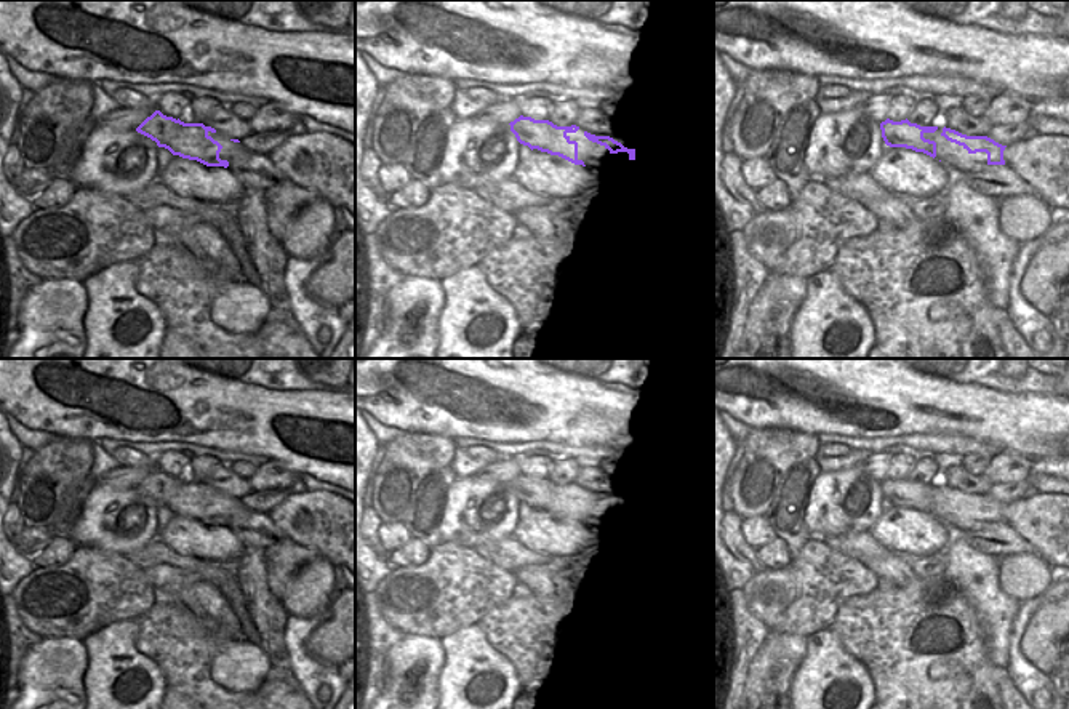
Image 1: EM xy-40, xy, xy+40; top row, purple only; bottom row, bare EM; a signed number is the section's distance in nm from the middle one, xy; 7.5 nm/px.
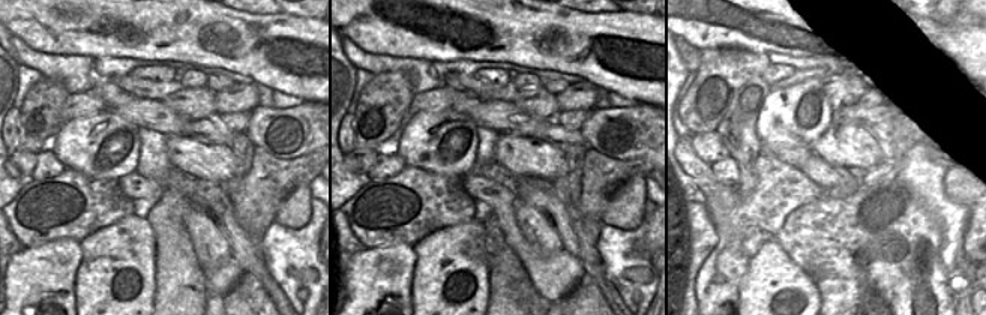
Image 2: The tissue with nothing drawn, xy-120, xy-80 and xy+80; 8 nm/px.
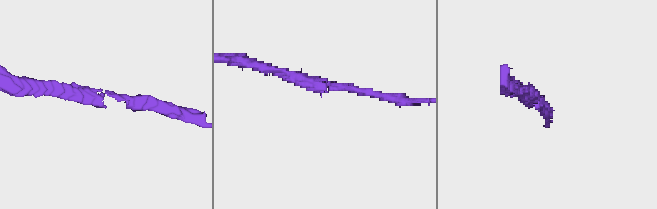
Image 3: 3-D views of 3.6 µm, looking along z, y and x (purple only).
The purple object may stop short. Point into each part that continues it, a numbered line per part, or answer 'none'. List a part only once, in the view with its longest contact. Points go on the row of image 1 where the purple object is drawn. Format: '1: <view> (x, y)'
none.

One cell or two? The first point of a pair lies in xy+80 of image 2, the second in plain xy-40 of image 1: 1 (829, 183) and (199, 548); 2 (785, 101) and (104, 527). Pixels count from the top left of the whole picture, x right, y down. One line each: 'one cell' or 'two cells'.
1: two cells
2: one cell

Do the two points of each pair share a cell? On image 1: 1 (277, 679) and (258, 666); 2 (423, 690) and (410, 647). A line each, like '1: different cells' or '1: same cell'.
1: different cells
2: same cell

